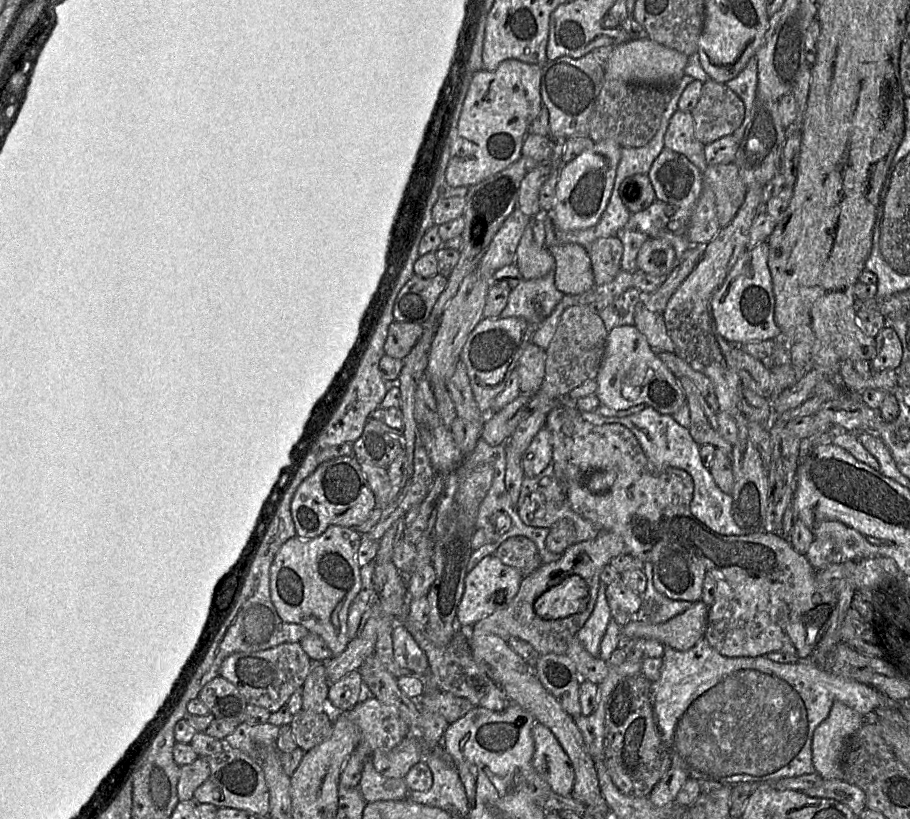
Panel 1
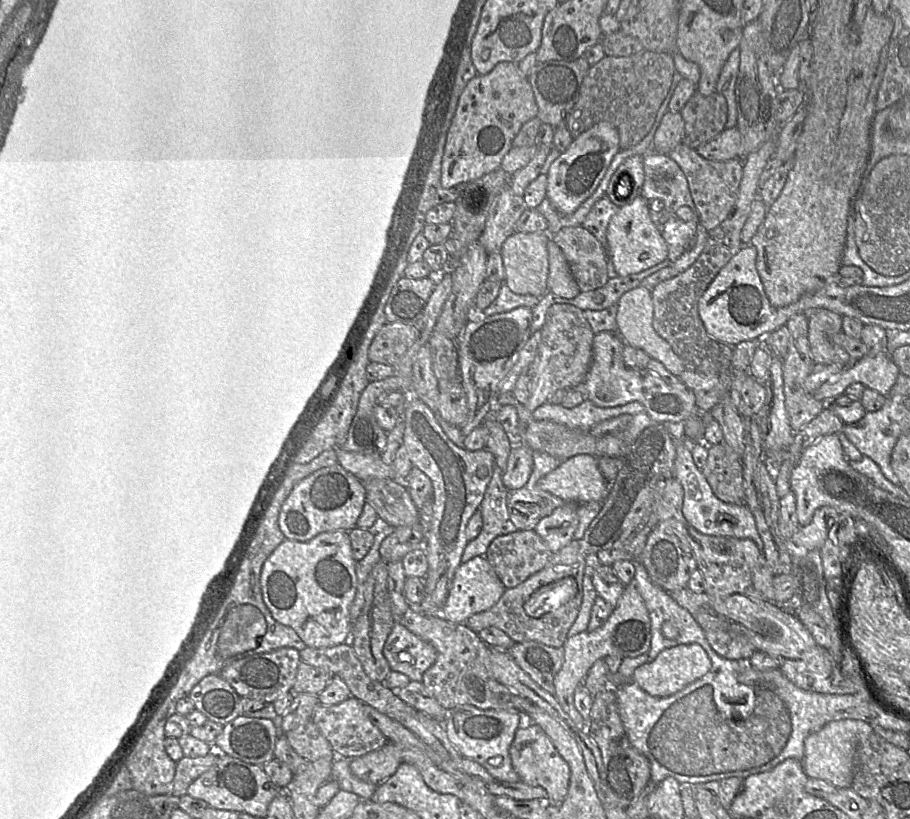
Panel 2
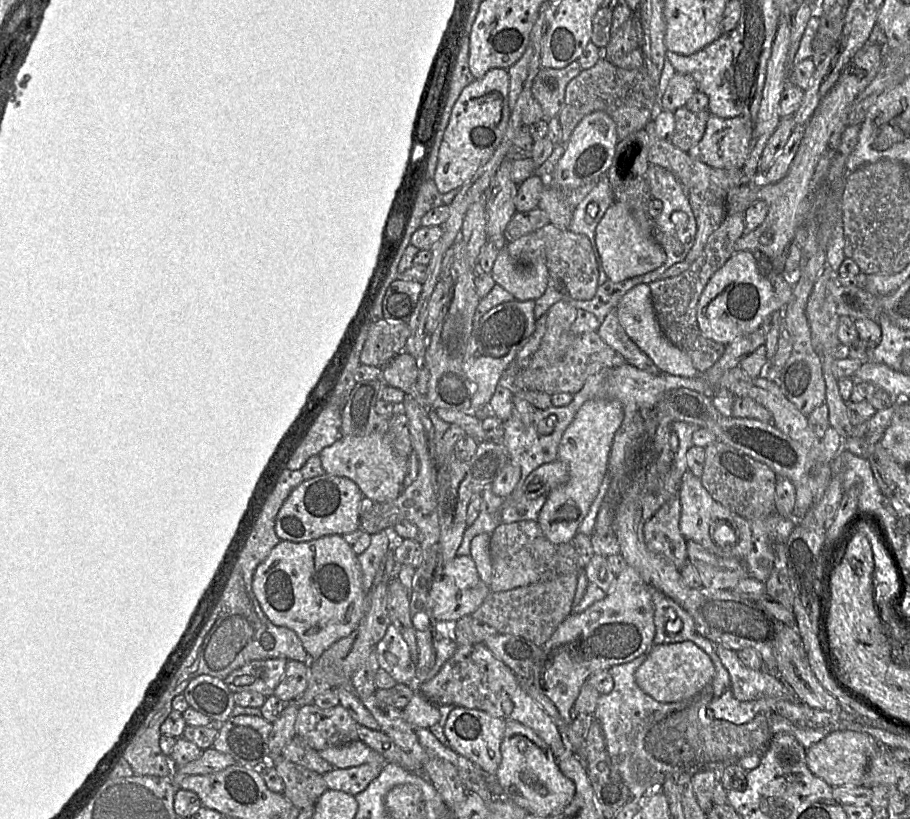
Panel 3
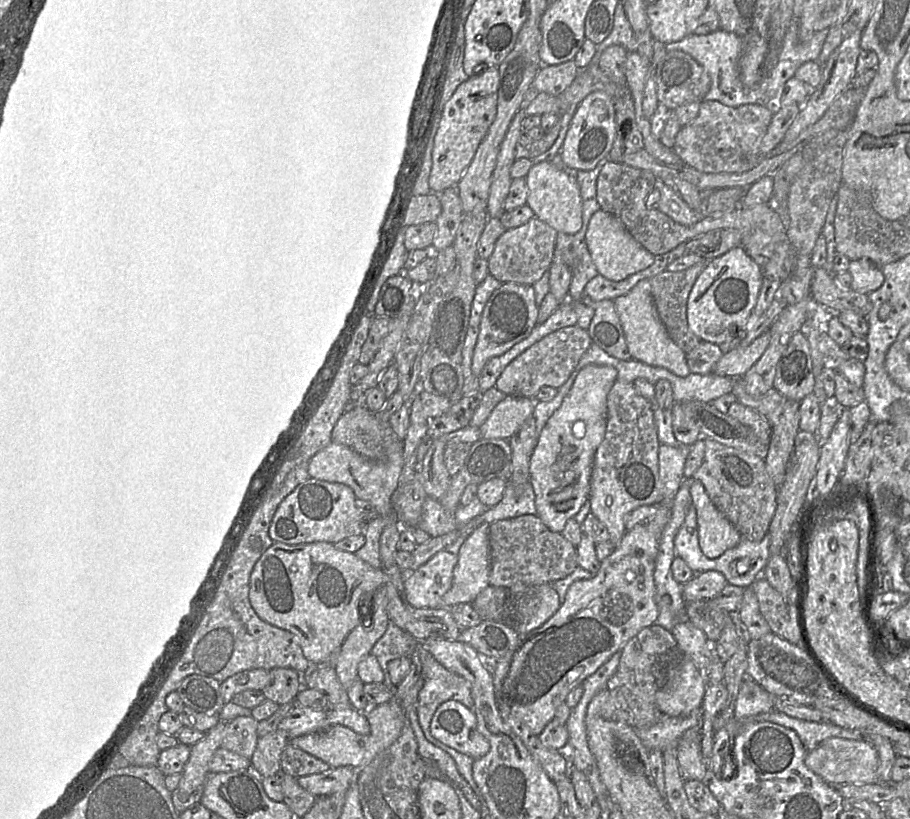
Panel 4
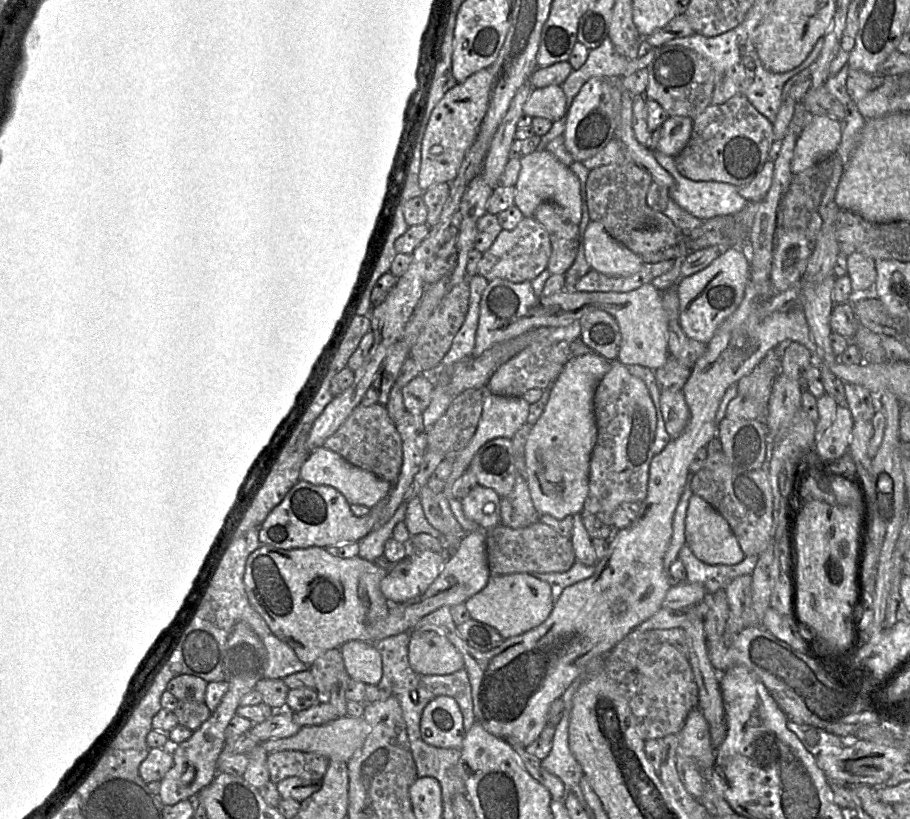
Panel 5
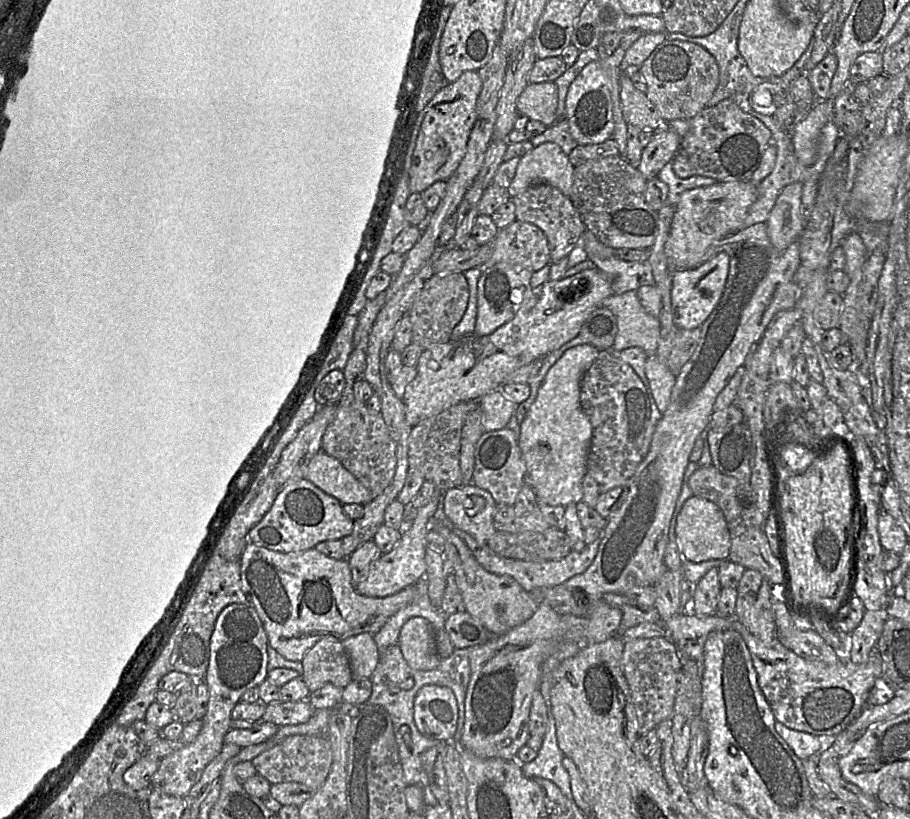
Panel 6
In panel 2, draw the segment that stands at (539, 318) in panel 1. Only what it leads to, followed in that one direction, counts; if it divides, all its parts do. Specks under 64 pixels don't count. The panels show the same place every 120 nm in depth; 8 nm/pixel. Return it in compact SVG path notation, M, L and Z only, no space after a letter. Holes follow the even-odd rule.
M501 284L497 298L486 309L472 310L469 313L469 321L479 321L486 316L495 315L511 311L518 307L528 307L532 309L540 298L533 295L521 295L512 292L507 285Z

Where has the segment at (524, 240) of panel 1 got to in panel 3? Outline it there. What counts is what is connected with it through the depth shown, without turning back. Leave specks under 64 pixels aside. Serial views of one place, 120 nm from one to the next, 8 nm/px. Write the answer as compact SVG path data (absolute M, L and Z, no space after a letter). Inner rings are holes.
M505 247L496 258L491 276L518 301L536 301L544 294L550 278L546 260L522 265L510 256Z

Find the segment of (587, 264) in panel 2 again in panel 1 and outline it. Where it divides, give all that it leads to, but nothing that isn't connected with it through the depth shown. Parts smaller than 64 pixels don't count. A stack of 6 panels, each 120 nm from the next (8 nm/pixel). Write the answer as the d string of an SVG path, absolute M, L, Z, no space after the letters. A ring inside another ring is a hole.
M615 236L599 238L586 247L590 257L594 285L611 282L621 270L623 247Z

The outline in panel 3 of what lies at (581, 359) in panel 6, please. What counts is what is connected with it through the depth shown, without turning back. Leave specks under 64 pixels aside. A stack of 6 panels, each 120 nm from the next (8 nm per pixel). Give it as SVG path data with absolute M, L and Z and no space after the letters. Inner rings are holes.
M593 399L581 406L565 430L558 448L558 460L567 465L569 479L546 495L545 504L536 520L551 543L570 543L578 532L607 473L608 455L622 421L623 408L618 400Z

